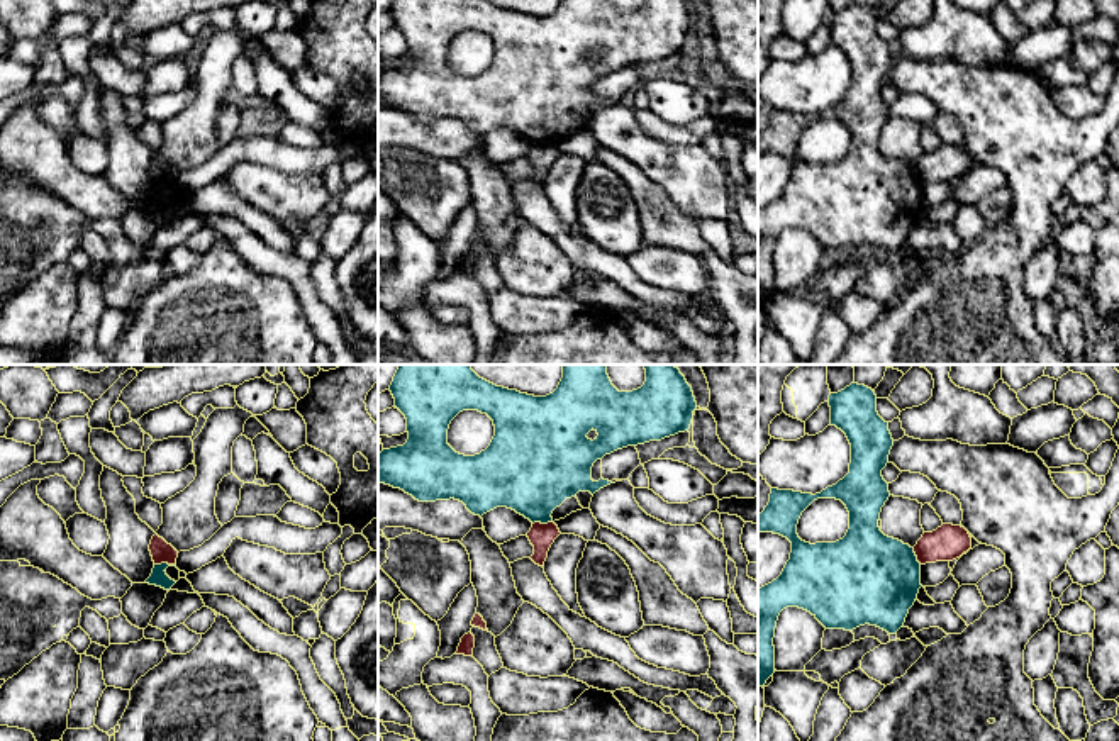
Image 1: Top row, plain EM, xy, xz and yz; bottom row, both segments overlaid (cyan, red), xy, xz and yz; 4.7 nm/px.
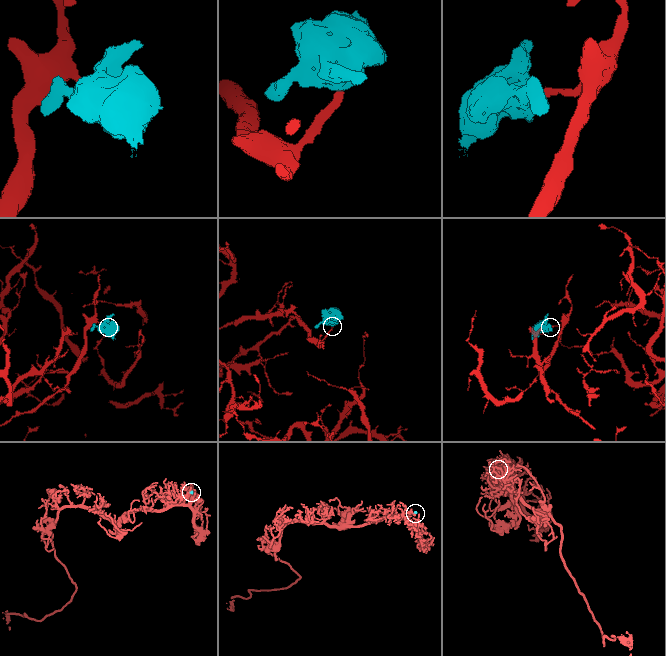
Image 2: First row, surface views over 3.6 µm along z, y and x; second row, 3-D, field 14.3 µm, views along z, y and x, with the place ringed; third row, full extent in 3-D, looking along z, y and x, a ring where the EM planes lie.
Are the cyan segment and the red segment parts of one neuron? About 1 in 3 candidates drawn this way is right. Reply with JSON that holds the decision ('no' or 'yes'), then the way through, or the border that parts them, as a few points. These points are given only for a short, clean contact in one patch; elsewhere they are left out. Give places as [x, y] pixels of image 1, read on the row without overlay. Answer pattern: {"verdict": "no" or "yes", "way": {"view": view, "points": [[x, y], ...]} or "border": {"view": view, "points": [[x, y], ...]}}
{"verdict": "no", "border": {"view": "xy", "points": [[173, 183], [155, 185]]}}

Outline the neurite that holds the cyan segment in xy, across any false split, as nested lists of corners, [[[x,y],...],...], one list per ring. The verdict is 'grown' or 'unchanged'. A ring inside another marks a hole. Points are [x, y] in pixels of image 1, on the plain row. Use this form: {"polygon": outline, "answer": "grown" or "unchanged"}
{"polygon": [[[168,183],[154,185],[153,193],[151,193],[151,197],[146,200],[146,203],[161,207],[161,209],[164,209],[164,210],[170,210],[176,202],[171,200],[171,198],[166,195],[164,190],[166,190],[168,187],[176,187],[176,185],[168,185]]], "answer": "unchanged"}

